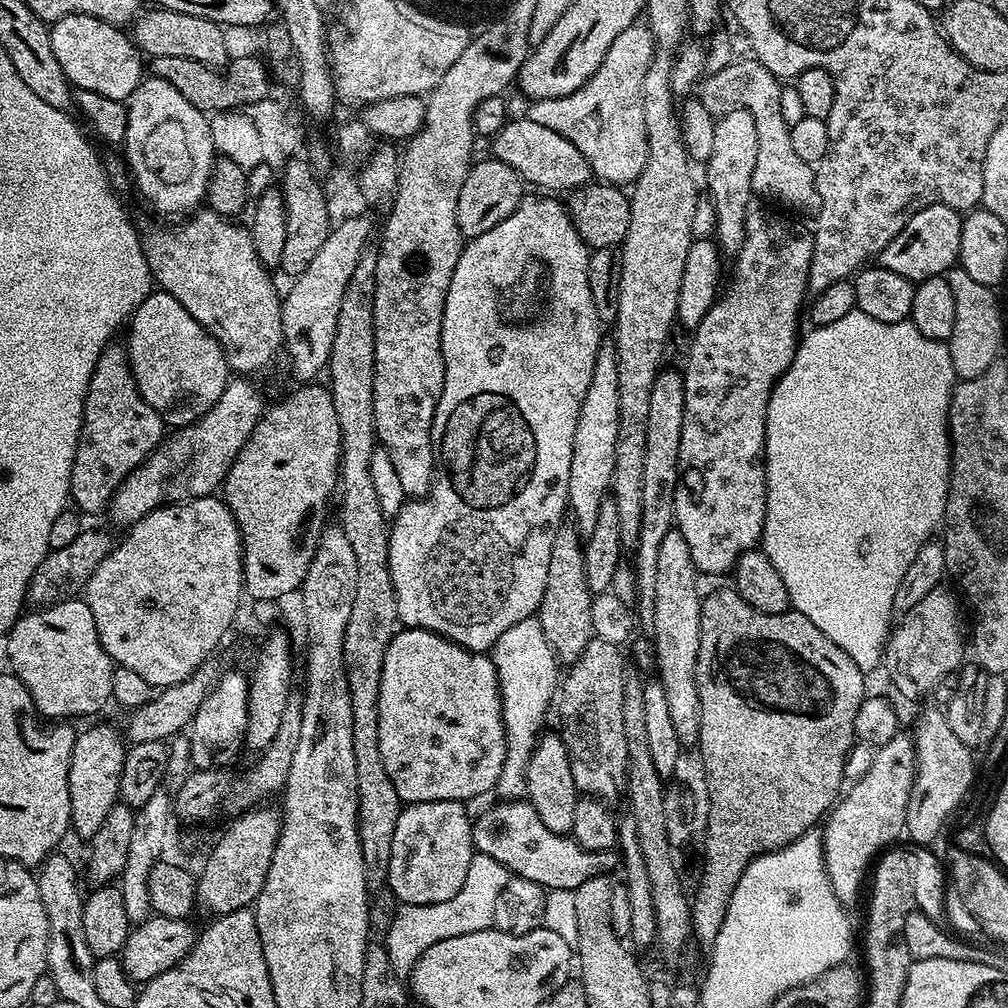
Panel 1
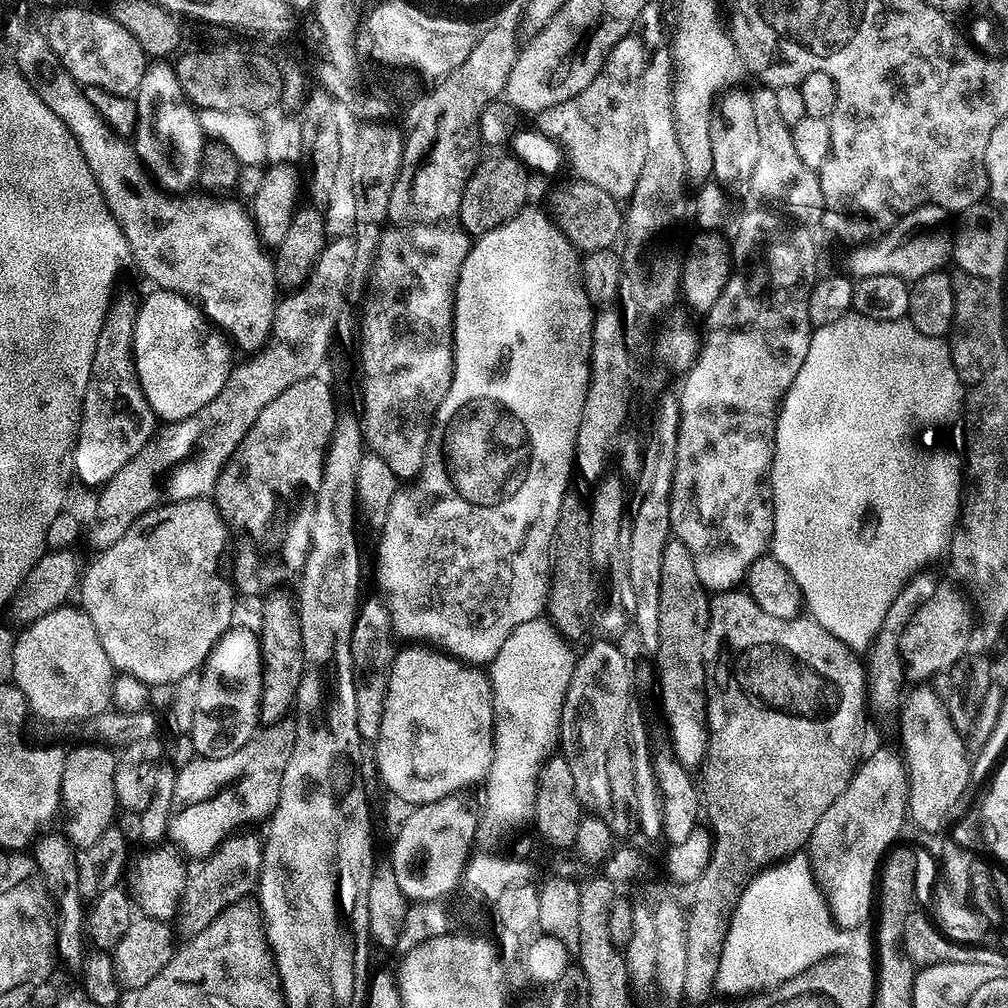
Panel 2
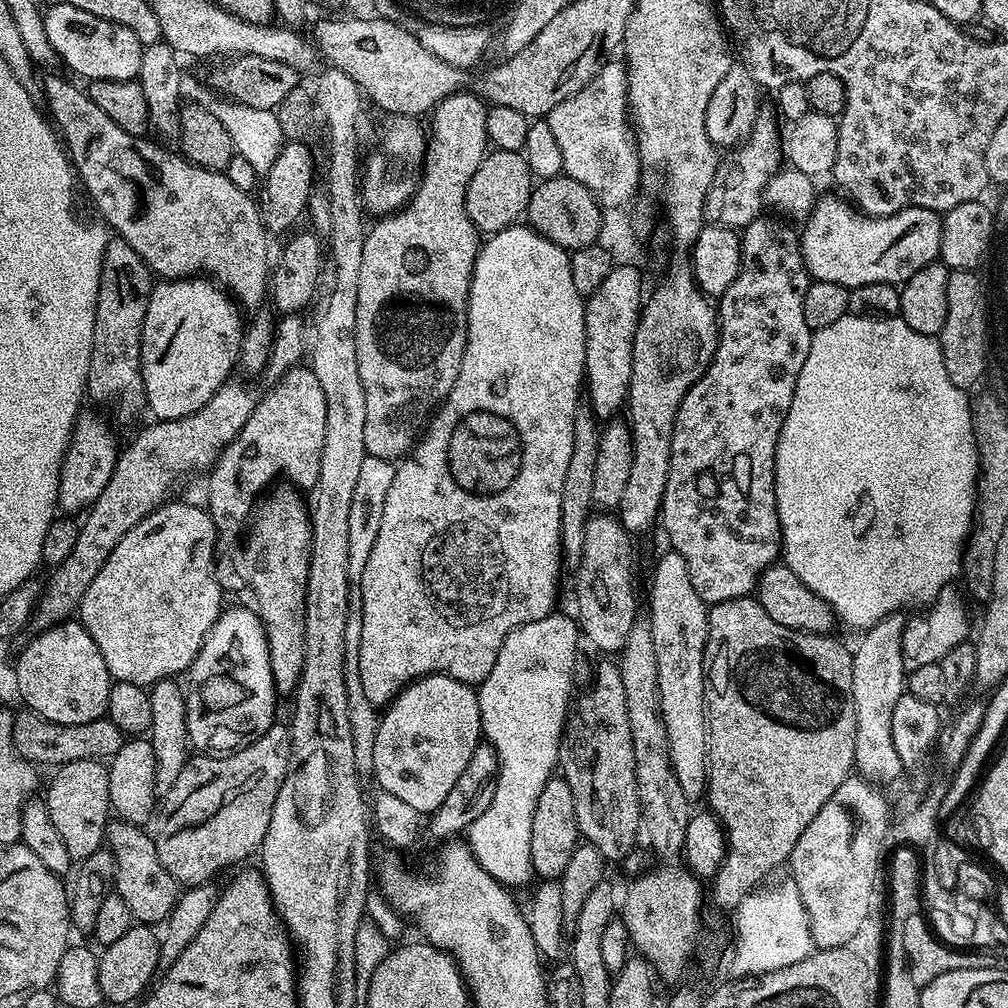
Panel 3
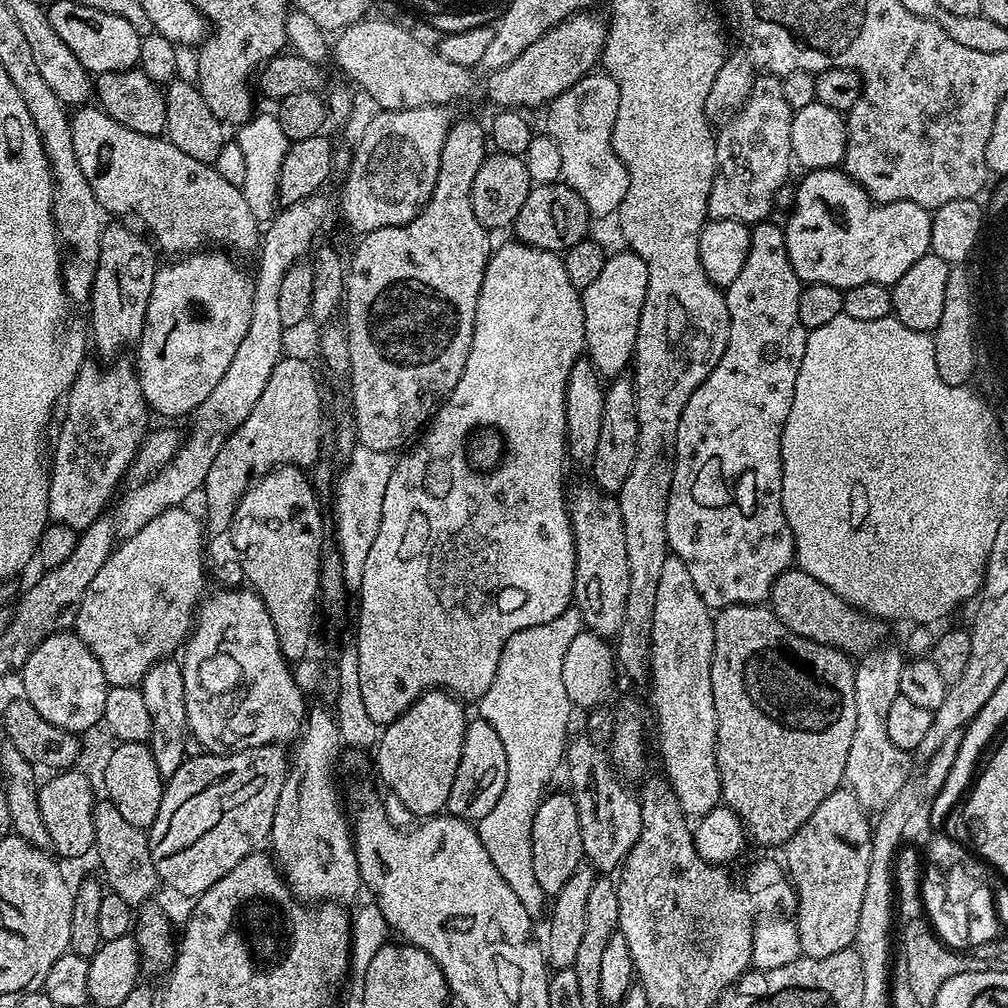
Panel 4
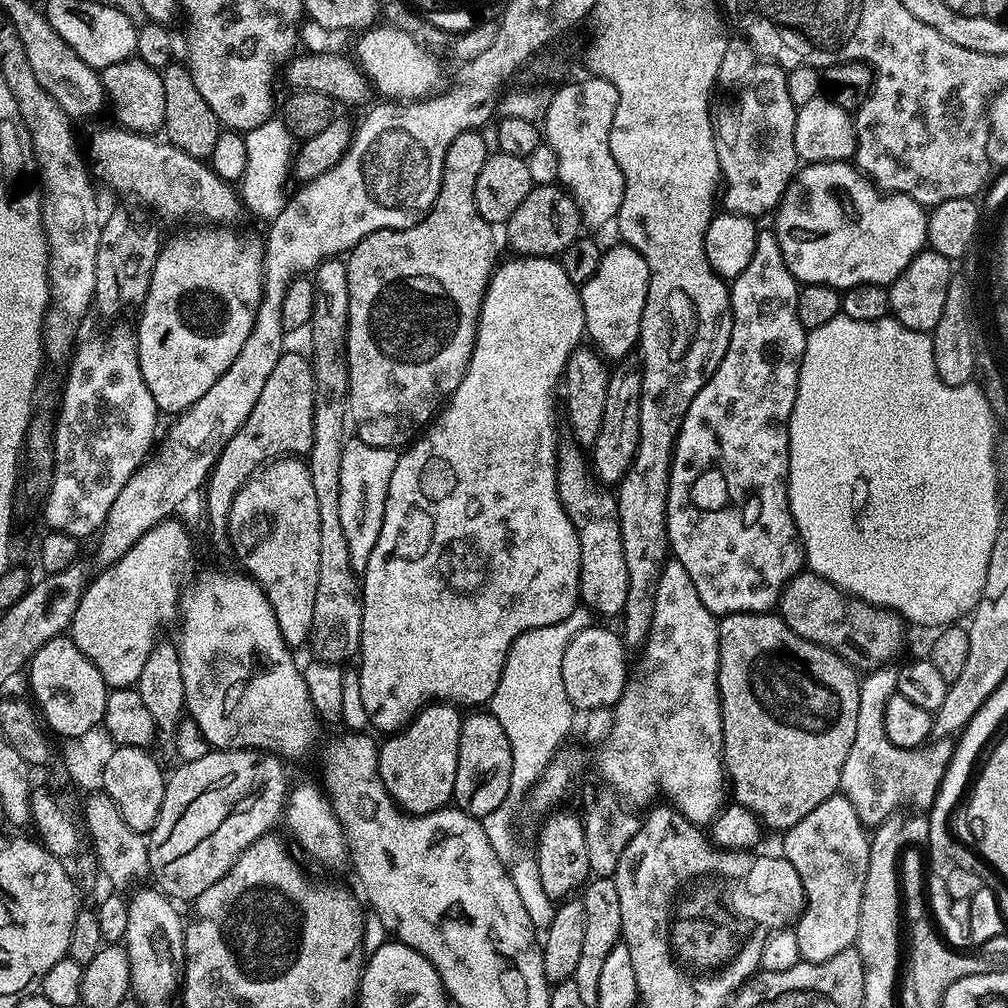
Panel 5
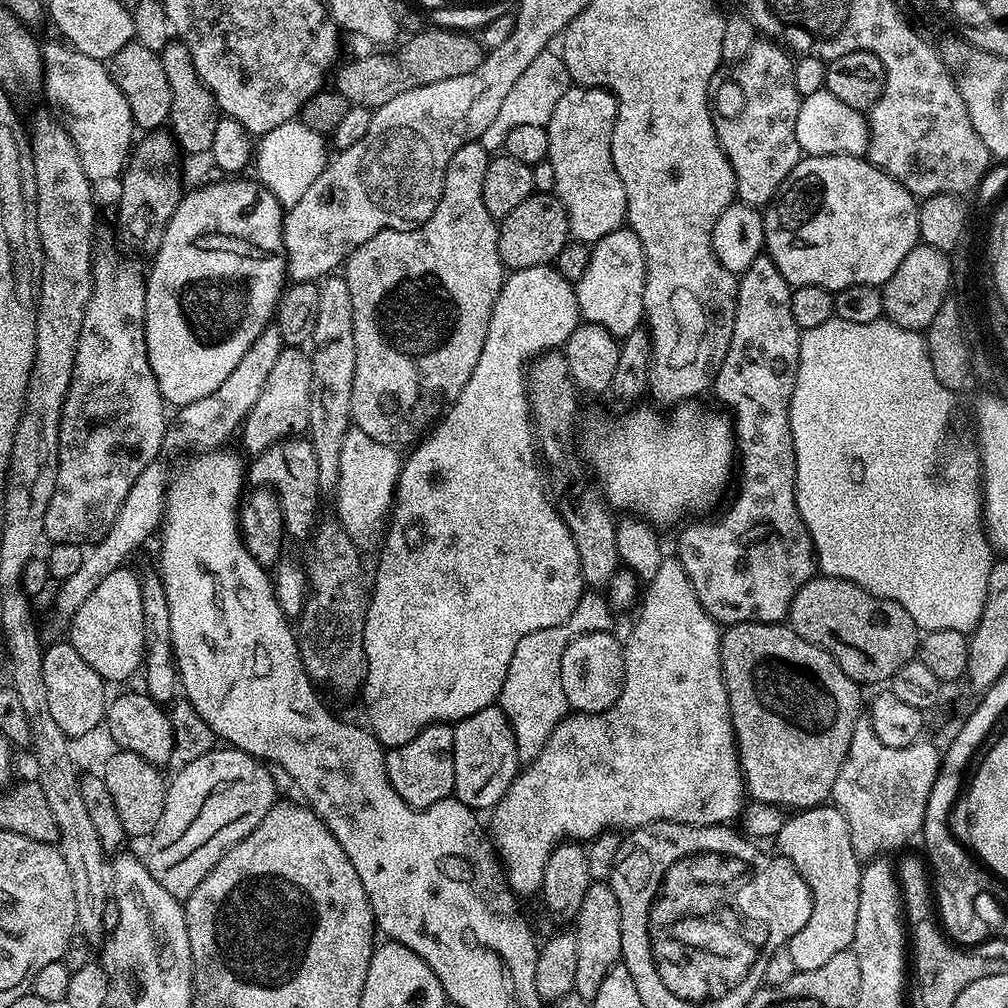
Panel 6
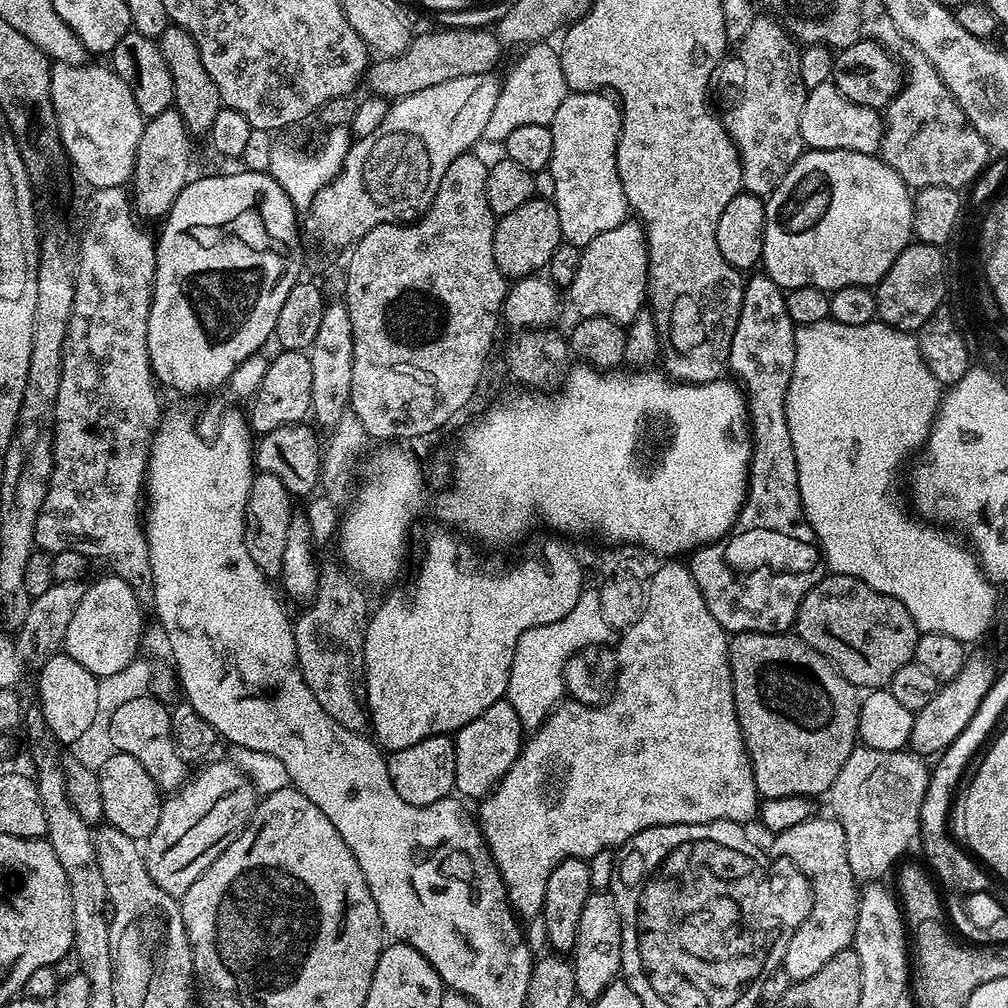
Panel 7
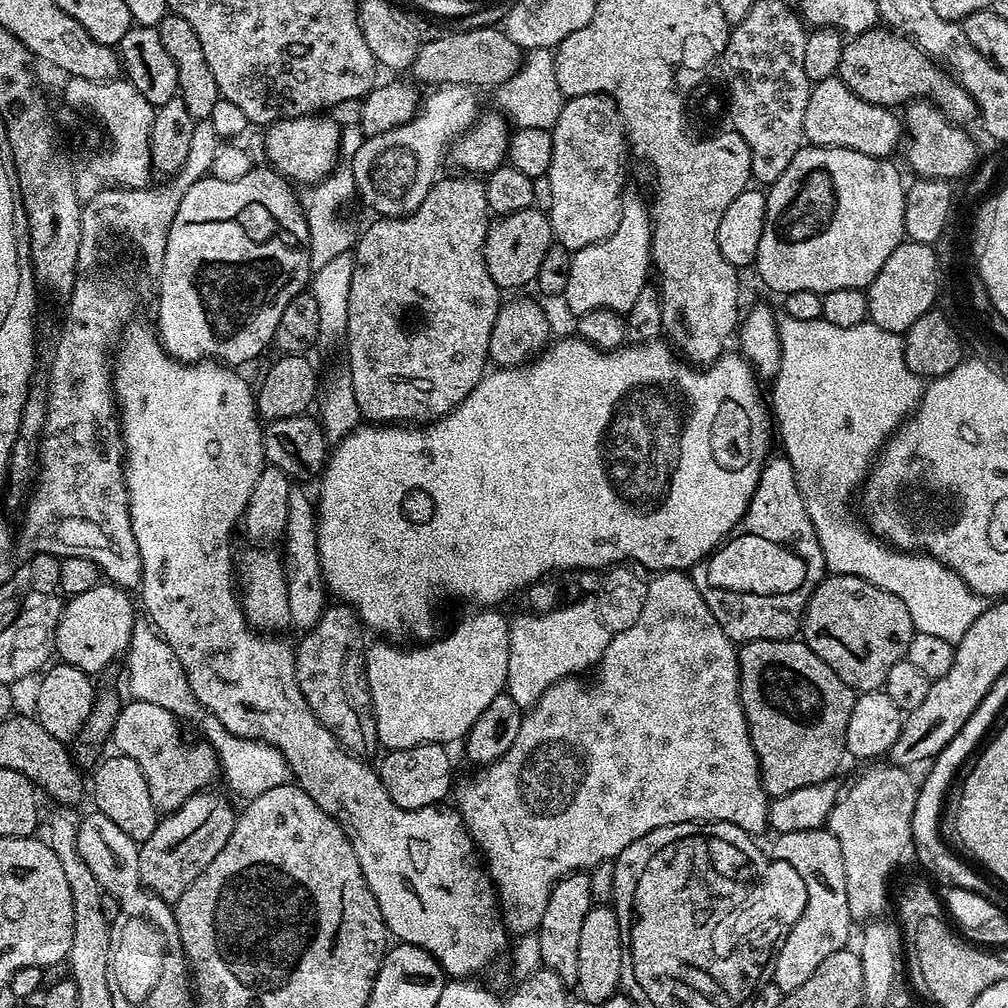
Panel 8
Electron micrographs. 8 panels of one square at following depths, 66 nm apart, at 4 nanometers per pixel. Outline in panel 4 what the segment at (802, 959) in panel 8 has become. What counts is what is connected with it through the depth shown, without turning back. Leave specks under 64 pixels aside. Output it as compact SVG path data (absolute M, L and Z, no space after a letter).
M841 786L821 802L818 810L810 814L810 818L806 818L806 822L791 836L783 849L783 859L796 890L794 923L800 950L805 956L826 958L826 954L838 954L838 950L853 947L855 931L858 930L858 914L861 913L866 878L870 869L873 825L868 819L869 813L858 802L856 795L847 787Z

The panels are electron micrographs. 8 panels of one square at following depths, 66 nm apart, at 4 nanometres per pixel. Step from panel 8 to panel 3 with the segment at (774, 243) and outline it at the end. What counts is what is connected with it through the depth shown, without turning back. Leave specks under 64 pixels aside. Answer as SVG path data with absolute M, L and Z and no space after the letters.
M821 195L799 233L800 256L812 280L838 282L849 290L870 282L903 286L918 270L940 260L941 213L913 206L889 216L866 216L836 196Z

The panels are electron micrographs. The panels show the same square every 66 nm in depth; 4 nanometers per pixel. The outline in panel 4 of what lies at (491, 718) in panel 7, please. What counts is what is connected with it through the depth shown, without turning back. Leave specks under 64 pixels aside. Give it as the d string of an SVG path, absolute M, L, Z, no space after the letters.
M479 718L473 719L462 742L462 758L458 762L458 774L454 774L454 786L450 786L447 815L478 822L498 806L502 790L506 790L506 749L502 746L502 738L494 726Z

